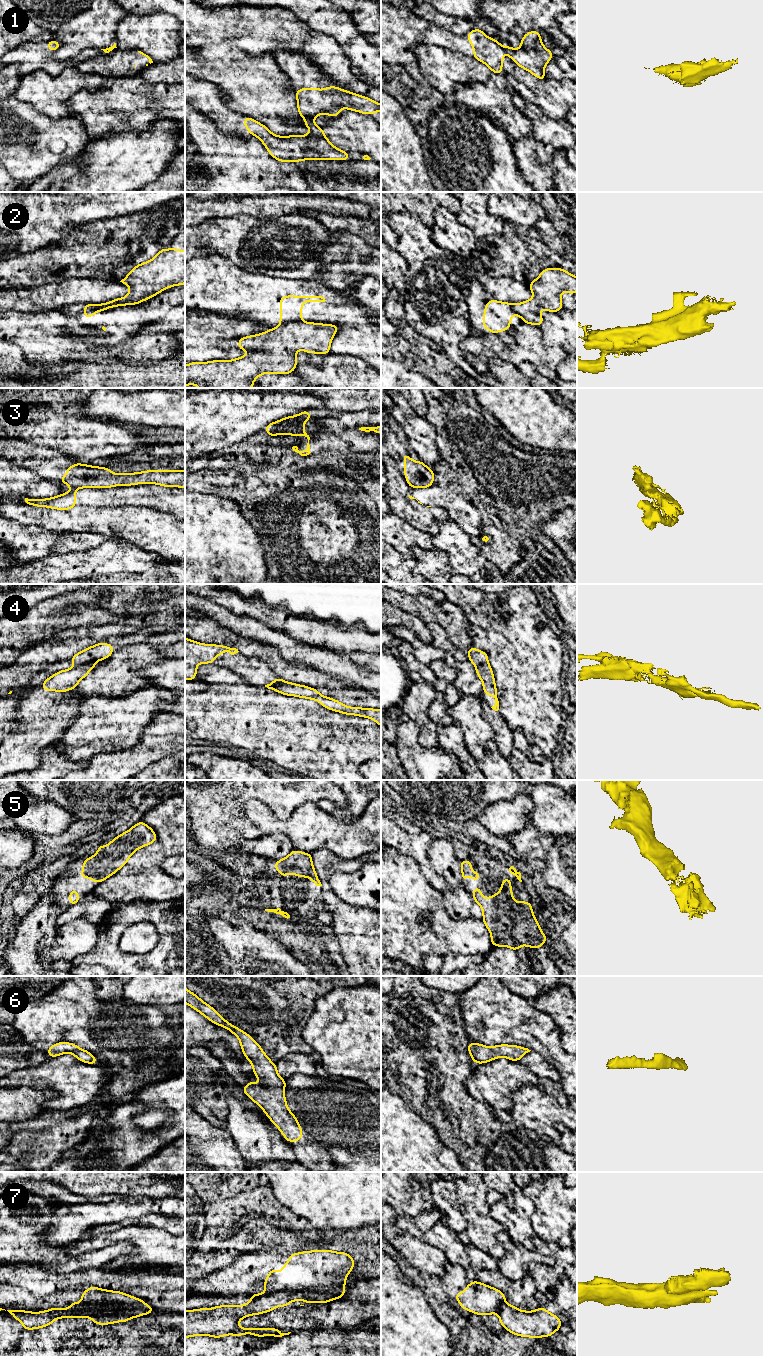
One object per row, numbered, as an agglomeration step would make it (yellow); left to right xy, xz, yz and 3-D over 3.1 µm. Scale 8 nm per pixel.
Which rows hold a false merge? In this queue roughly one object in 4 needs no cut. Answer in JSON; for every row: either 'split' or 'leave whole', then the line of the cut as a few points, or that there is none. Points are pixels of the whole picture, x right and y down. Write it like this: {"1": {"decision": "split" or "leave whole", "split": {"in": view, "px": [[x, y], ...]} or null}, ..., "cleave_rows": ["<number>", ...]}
{"1": {"decision": "split", "split": {"in": "xz", "px": [[306, 118], [309, 120]]}}, "2": {"decision": "split", "split": {"in": "xz", "px": [[300, 320], [285, 322], [280, 325]]}}, "3": {"decision": "split", "split": {"in": "xz", "px": [[306, 434], [301, 435]]}}, "4": {"decision": "split", "split": {"in": "xy", "px": [[100, 659], [75, 667]]}}, "5": {"decision": "leave whole", "split": null}, "6": {"decision": "leave whole", "split": null}, "7": {"decision": "split", "split": {"in": "xz", "px": [[344, 1288], [333, 1292], [283, 1290], [267, 1292]]}}, "cleave_rows": ["1", "2", "3", "4", "7"]}

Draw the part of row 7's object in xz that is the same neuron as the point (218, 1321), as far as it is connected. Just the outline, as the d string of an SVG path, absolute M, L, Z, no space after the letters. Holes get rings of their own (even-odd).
M345 1289L340 1292L316 1292L316 1291L284 1291L277 1290L274 1292L267 1292L262 1294L250 1294L251 1301L246 1305L221 1305L213 1308L200 1308L196 1310L185 1310L185 1338L193 1337L198 1335L211 1336L215 1338L221 1338L224 1335L235 1335L242 1336L244 1334L251 1334L257 1337L265 1337L267 1335L273 1335L277 1339L289 1335L291 1332L282 1333L276 1328L240 1328L238 1326L238 1321L251 1316L266 1313L275 1310L278 1305L282 1305L283 1308L288 1307L289 1302L294 1302L296 1300L305 1300L307 1304L310 1303L326 1303L335 1299L339 1299L345 1295Z

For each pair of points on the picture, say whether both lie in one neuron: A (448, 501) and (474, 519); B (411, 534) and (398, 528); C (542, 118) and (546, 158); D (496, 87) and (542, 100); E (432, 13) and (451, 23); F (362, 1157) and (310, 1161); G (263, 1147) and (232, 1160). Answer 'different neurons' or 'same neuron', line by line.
A: same neuron
B: same neuron
C: same neuron
D: different neurons
E: same neuron
F: different neurons
G: different neurons

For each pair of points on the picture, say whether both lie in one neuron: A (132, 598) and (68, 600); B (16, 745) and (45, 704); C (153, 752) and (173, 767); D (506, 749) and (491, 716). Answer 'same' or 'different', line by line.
A: different
B: same
C: different
D: same

